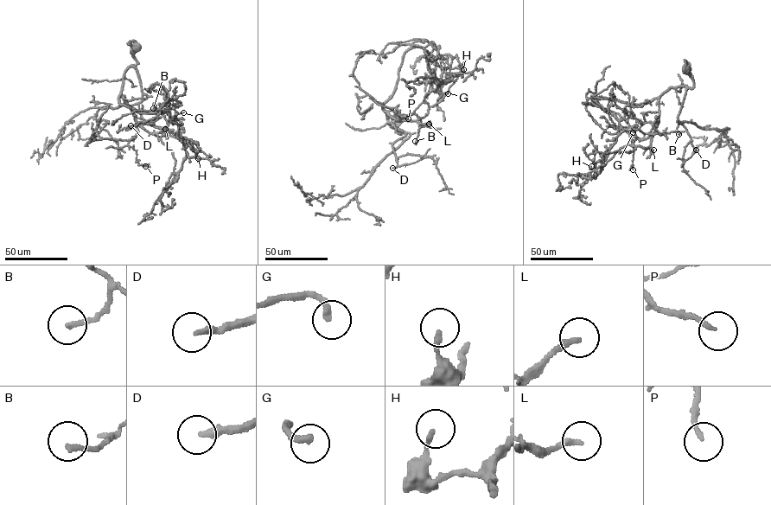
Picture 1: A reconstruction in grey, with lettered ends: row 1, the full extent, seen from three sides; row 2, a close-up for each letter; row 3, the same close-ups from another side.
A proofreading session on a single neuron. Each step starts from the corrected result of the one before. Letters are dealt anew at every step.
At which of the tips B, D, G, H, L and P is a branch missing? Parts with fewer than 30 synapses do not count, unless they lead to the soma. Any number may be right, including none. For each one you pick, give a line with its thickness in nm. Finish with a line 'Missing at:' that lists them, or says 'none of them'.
D: Thickness 220 nm
G: Thickness 240 nm
Missing at: D, G

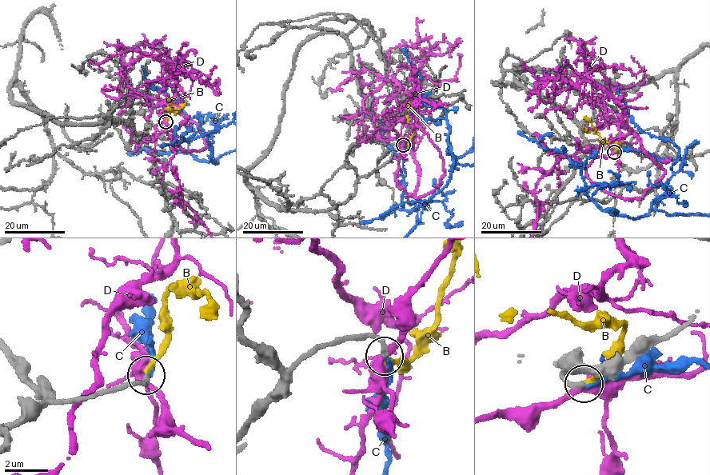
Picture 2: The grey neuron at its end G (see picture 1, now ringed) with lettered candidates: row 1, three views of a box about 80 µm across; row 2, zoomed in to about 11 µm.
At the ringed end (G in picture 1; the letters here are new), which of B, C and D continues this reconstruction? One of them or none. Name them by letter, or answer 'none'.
B

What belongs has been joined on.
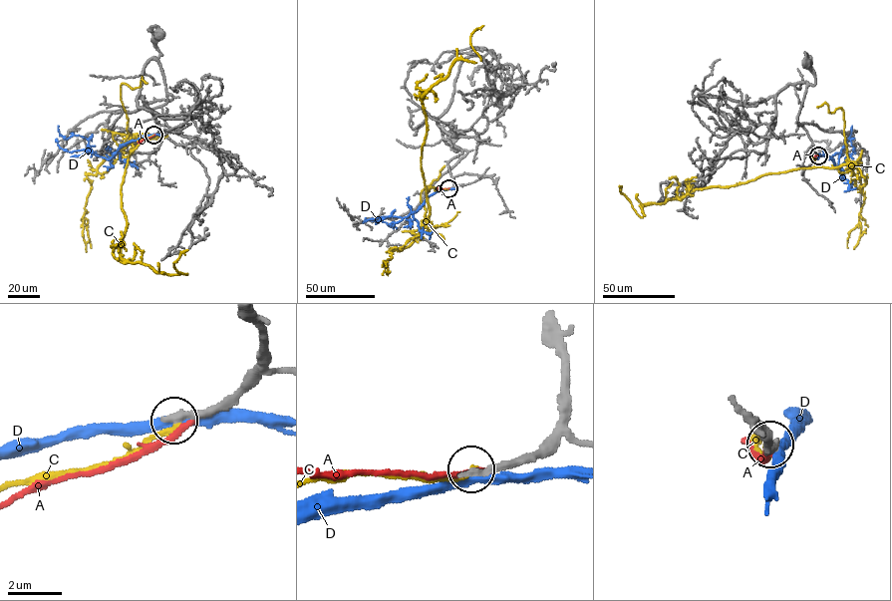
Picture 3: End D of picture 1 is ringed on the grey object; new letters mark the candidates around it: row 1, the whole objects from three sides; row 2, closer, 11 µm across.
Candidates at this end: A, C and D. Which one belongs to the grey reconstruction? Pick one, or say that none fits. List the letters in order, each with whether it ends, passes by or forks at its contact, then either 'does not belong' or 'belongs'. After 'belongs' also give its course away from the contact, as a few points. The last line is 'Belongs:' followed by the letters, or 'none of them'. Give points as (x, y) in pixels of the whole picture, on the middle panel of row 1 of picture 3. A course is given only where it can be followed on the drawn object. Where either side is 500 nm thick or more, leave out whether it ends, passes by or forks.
A: it ends there; does not belong
C: it ends there; does not belong
D: it passes by; does not belong
Belongs: none of them

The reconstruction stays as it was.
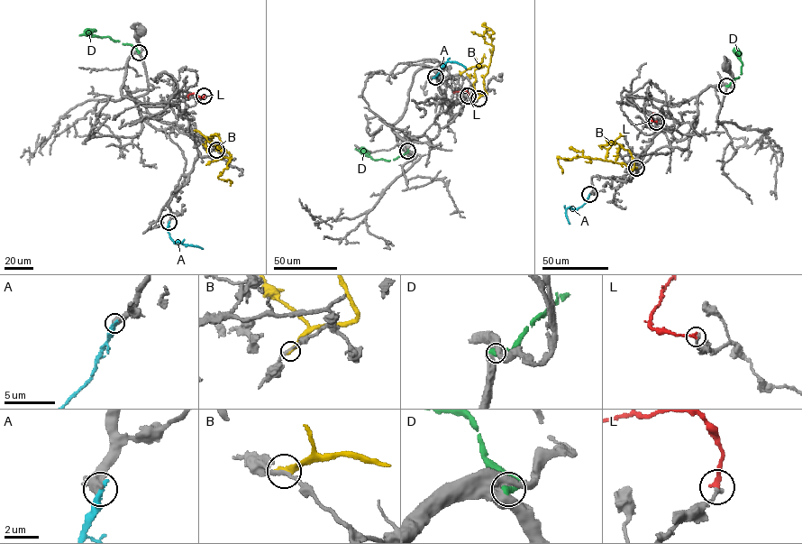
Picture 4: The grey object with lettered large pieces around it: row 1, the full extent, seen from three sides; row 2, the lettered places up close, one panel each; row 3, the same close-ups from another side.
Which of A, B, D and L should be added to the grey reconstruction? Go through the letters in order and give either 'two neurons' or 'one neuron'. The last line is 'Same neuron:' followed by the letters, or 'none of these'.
A: two neurons
B: two neurons
D: two neurons
L: two neurons
Same neuron: none of these

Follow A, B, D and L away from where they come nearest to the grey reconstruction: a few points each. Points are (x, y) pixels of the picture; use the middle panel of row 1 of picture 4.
A: (435, 77), (449, 61), (457, 61), (466, 68)
B: (478, 98), (487, 94), (484, 78), (493, 47), (492, 39), (482, 23), (493, 34)
D: (407, 151), (388, 161), (373, 160), (355, 149)
L: (468, 96), (465, 90), (454, 91)

